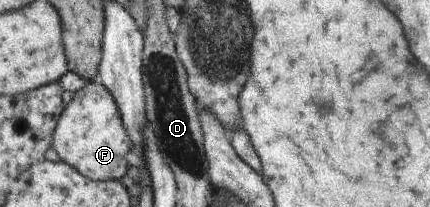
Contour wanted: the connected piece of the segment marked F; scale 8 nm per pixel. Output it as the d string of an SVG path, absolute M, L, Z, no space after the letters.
M101 81L88 82L66 107L55 134L54 149L61 159L95 181L121 181L130 164L125 155L131 149L131 139L115 102L114 95Z

